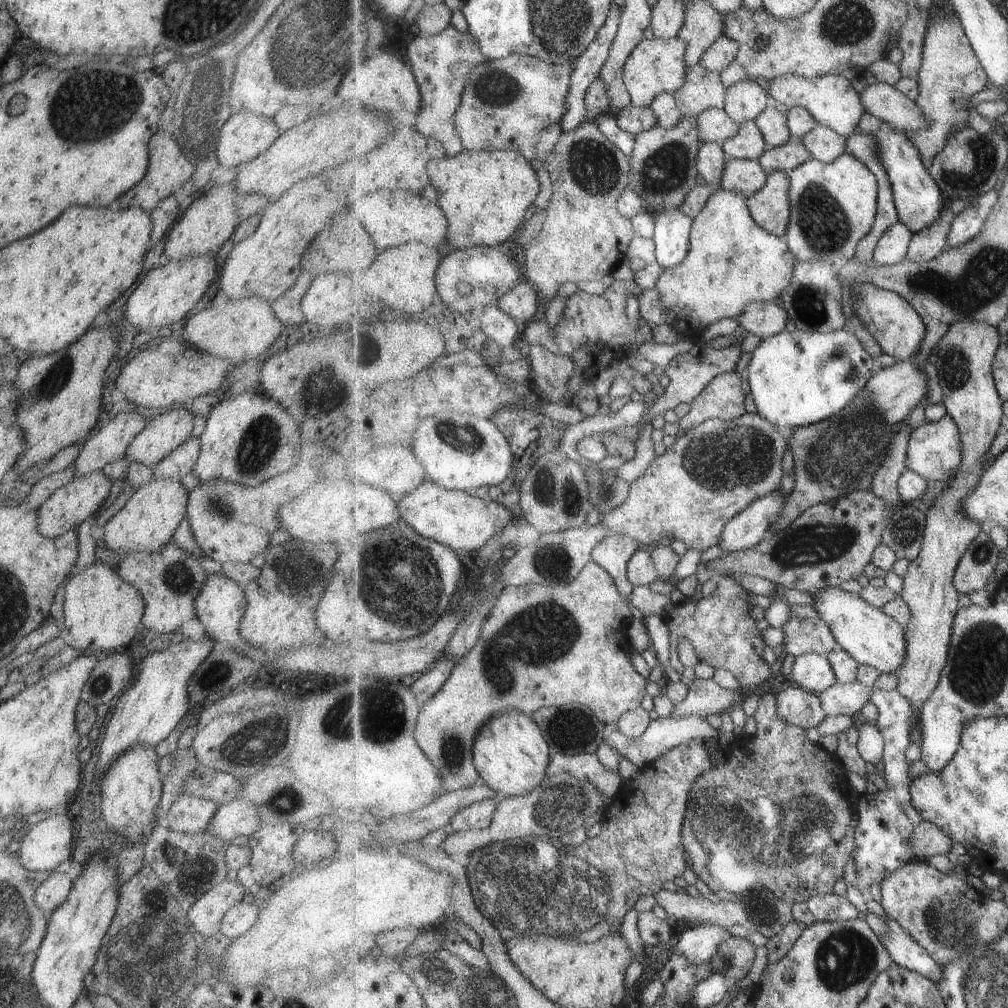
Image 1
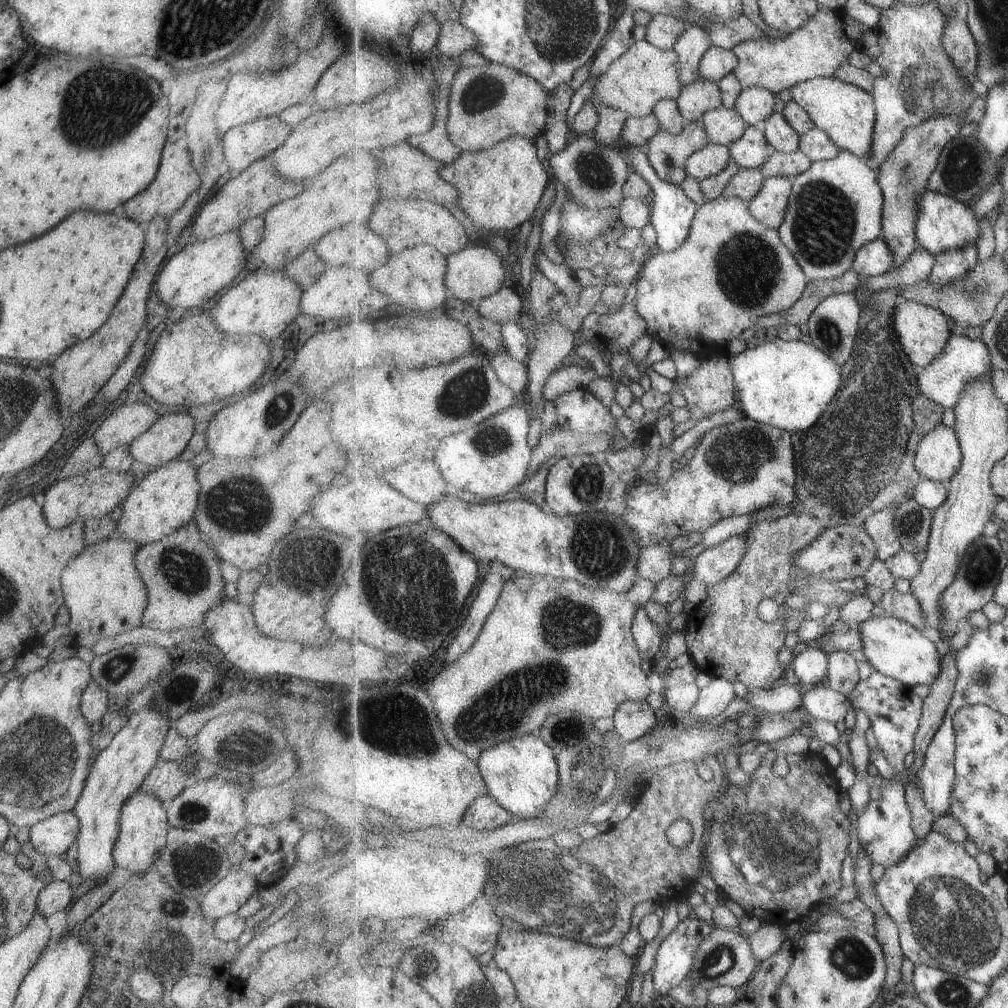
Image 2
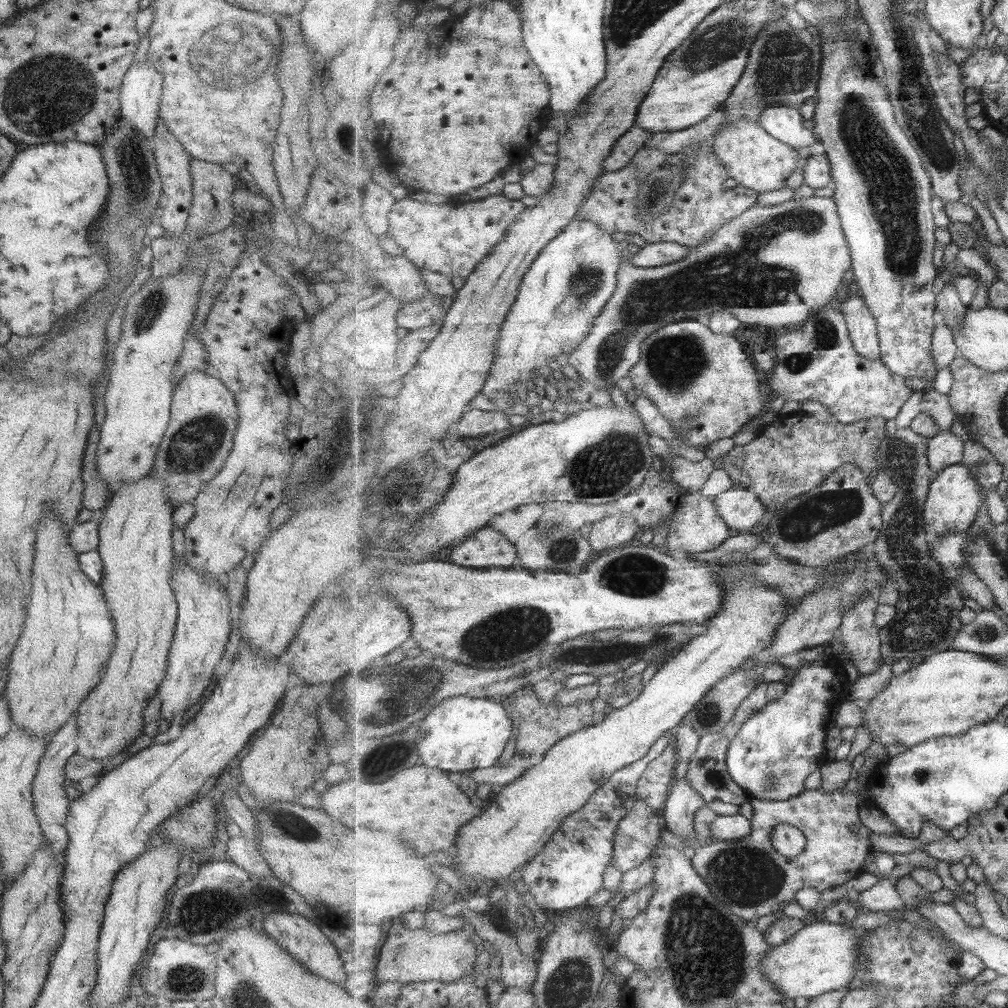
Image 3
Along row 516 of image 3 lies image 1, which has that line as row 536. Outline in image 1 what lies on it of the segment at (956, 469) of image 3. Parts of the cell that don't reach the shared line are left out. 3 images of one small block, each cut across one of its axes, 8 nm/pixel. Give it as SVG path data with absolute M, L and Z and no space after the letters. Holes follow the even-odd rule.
M964 319L952 325L948 334L939 342L937 352L940 362L938 369L941 374L942 388L945 392L945 405L949 414L955 418L962 430L965 446L963 466L960 467L956 478L946 486L943 495L936 500L929 510L927 533L920 556L910 564L908 573L904 577L902 594L912 607L913 617L906 627L908 639L908 656L903 669L898 672L898 690L912 701L915 709L922 709L931 696L935 694L943 678L944 669L950 660L952 650L952 635L954 634L955 620L960 608L960 589L956 586L955 576L966 552L984 530L983 524L968 518L963 511L963 500L978 486L981 478L988 470L986 466L987 454L990 452L997 436L1002 432L1002 418L1005 414L1005 400L997 387L994 372L995 358L1000 348L1000 330L988 321Z

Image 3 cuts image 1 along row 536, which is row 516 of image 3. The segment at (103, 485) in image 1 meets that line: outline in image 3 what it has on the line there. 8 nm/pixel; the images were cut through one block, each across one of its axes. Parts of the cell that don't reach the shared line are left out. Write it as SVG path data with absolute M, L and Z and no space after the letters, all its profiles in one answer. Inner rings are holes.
M47 512L37 529L35 559L31 574L31 603L23 631L7 664L7 681L2 697L8 701L13 724L23 728L26 734L43 736L51 742L54 733L62 728L77 710L83 706L85 698L96 688L104 676L106 663L116 644L115 624L103 595L102 585L96 584L80 570L78 555L64 536L57 514Z

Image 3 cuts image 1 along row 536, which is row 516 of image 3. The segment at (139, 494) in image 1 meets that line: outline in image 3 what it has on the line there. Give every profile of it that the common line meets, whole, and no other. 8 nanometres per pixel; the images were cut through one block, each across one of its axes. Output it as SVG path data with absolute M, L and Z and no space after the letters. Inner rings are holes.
M147 474L138 482L122 482L122 485L114 490L114 497L106 507L104 517L99 524L97 551L104 565L104 580L101 585L115 624L117 639L113 653L106 663L104 676L76 712L77 728L80 730L76 737L77 754L88 760L94 758L108 761L135 742L143 732L146 706L159 692L159 686L168 670L168 657L175 635L179 608L172 590L172 581L169 579L175 562L172 548L172 530L175 527L174 506L163 490L161 480L151 474ZM107 723L111 729L105 736L100 735Z

